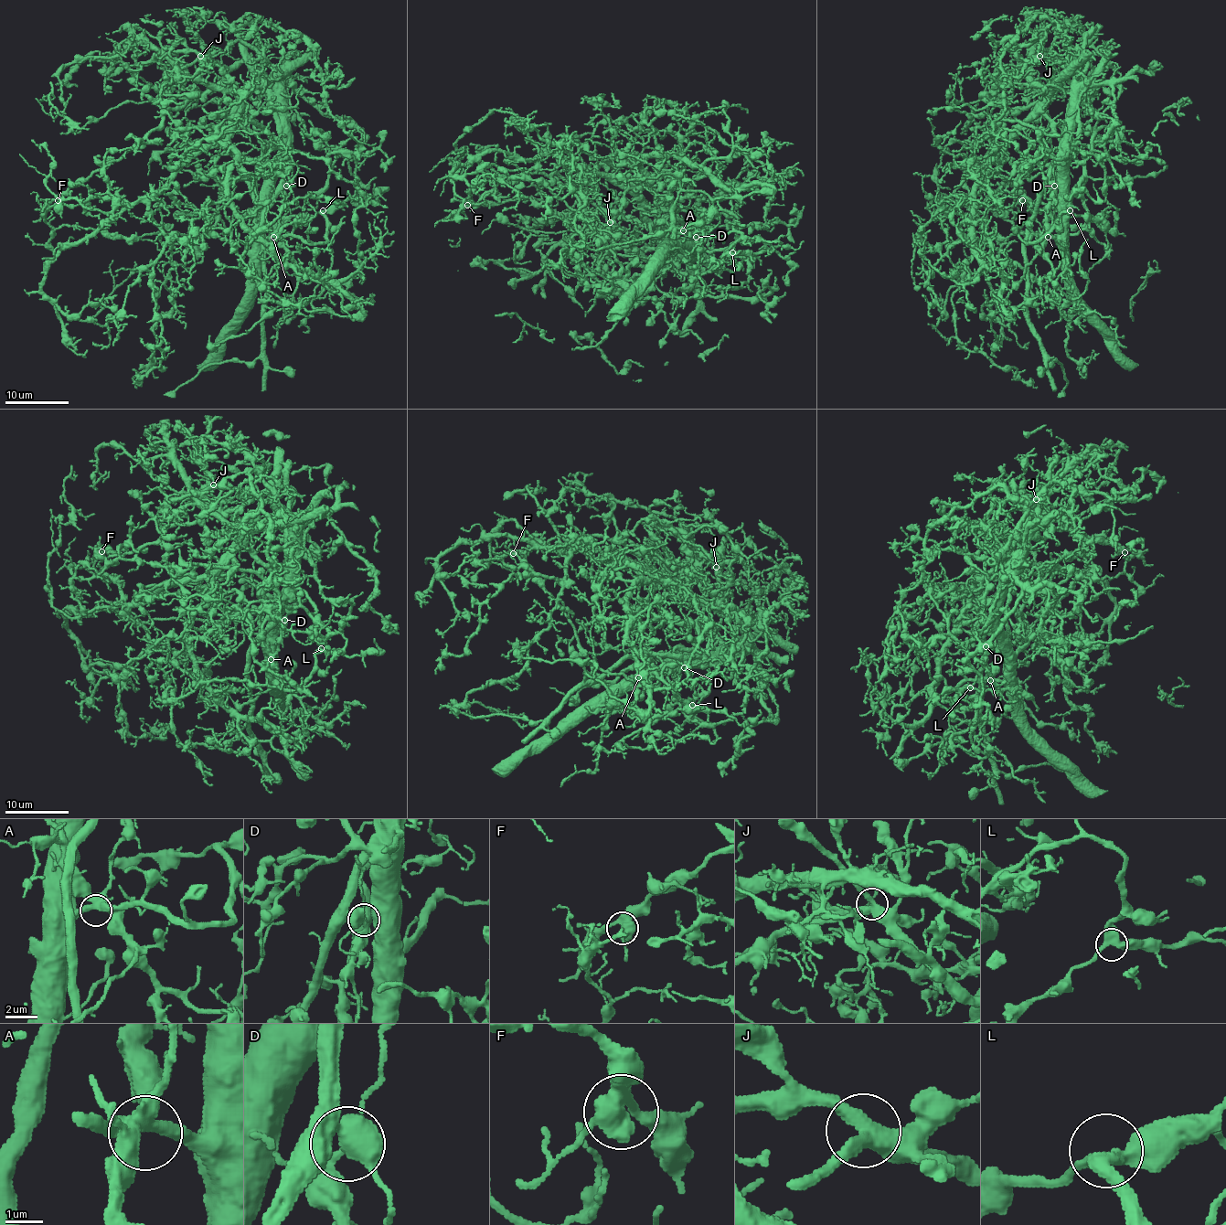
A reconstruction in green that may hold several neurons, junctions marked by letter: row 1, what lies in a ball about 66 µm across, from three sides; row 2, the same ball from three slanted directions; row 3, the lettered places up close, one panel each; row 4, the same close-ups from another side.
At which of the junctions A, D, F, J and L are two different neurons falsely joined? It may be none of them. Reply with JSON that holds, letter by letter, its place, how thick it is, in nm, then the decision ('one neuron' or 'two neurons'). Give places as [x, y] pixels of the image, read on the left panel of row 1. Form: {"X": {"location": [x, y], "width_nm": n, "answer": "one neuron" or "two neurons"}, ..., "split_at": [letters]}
{"A": {"location": [273, 237], "width_nm": 440, "answer": "one neuron"}, "D": {"location": [286, 186], "width_nm": 400, "answer": "two neurons"}, "F": {"location": [58, 200], "width_nm": 440, "answer": "one neuron"}, "J": {"location": [200, 56], "width_nm": 420, "answer": "one neuron"}, "L": {"location": [323, 210], "width_nm": 360, "answer": "one neuron"}, "split_at": ["D"]}

